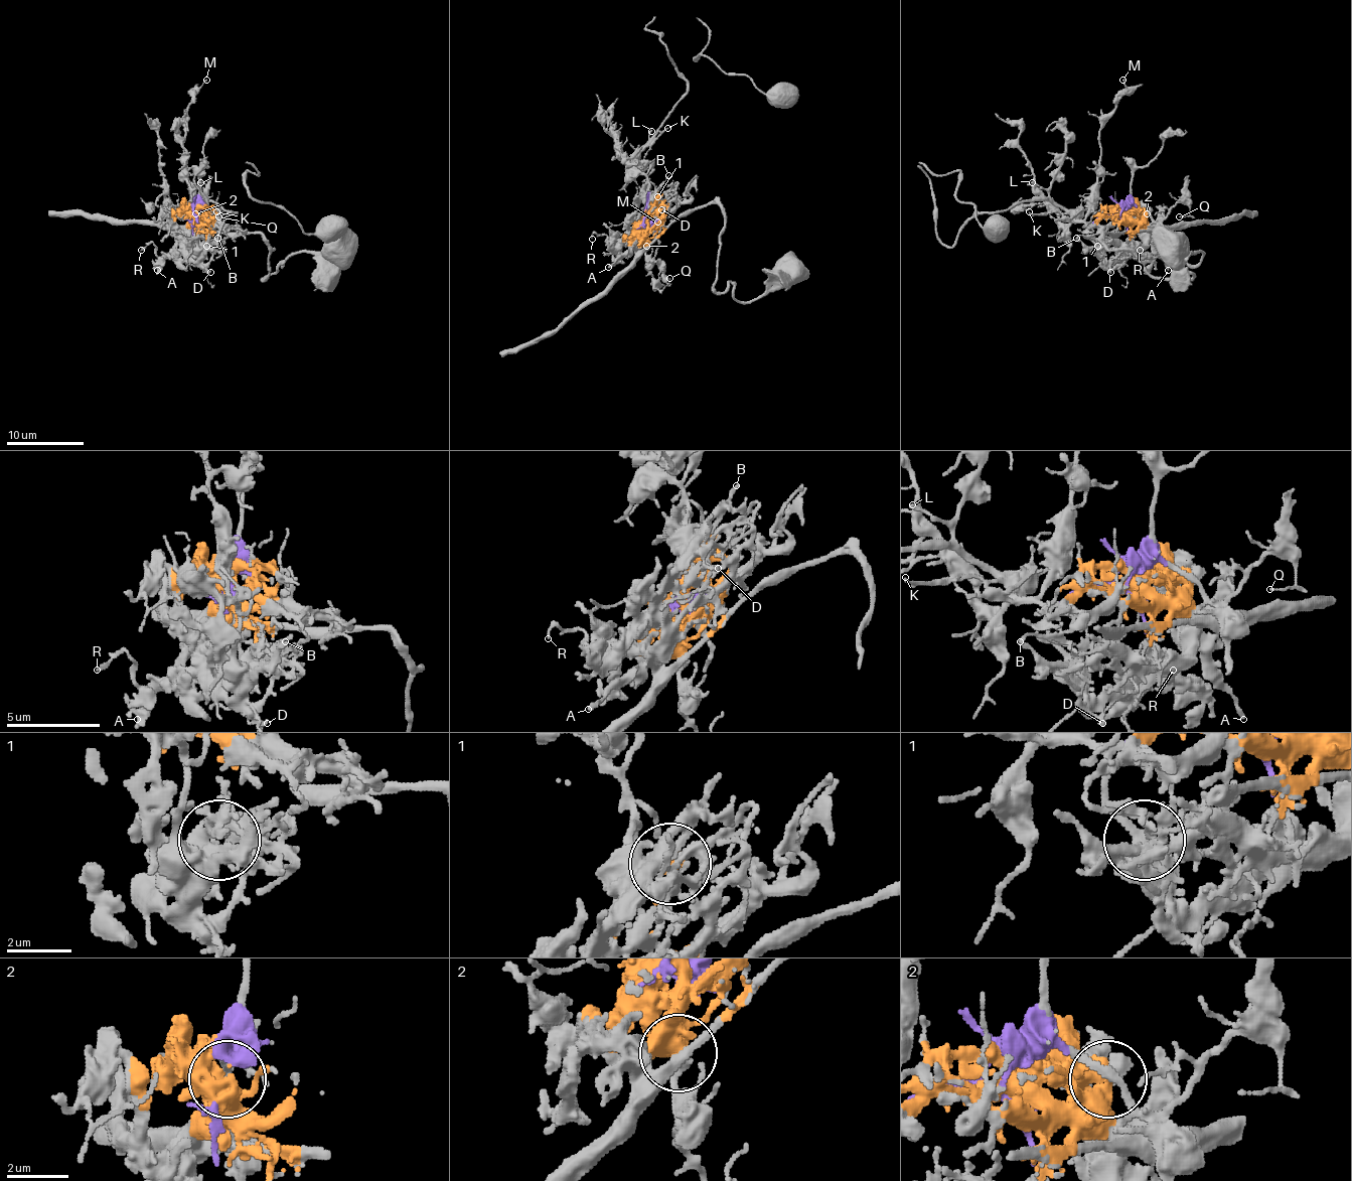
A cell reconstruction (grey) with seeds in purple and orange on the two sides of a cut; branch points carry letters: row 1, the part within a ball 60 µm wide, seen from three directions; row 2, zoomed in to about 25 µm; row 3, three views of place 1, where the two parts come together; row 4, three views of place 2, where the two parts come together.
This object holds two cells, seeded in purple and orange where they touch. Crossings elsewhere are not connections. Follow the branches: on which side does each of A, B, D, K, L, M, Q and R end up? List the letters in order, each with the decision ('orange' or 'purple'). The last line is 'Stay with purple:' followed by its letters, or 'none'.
A: orange
B: orange
D: orange
K: purple
L: purple
M: purple
Q: purple
R: orange
Stay with purple: K, L, M, Q

